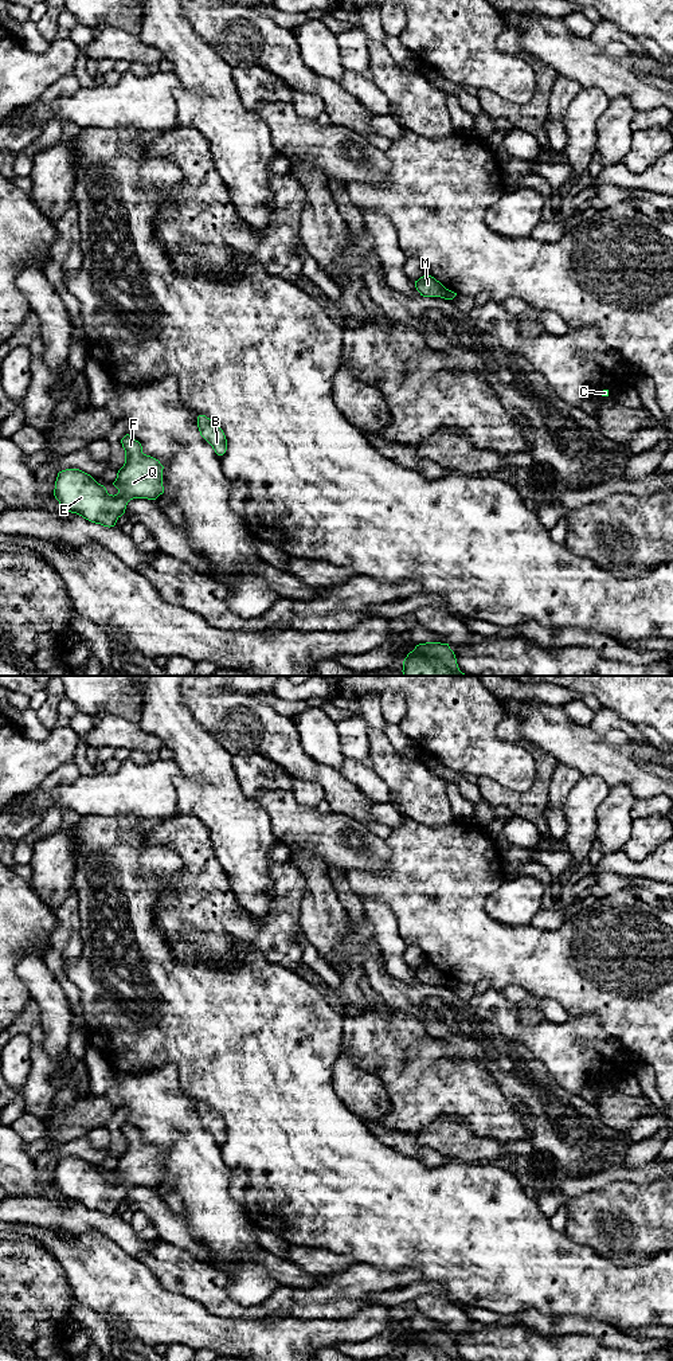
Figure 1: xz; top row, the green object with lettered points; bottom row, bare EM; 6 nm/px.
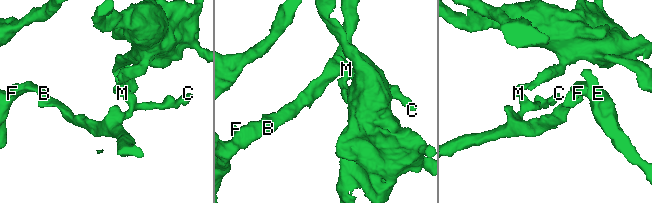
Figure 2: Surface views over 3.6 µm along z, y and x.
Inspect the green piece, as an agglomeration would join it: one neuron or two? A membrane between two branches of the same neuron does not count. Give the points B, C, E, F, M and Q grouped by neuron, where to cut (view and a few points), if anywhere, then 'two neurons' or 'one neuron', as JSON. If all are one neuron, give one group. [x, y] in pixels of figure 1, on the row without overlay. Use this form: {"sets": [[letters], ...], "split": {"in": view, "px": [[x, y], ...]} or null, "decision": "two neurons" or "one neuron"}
{"sets": [["B", "C", "E", "F", "Q"], ["M"]], "split": {"in": "xz", "px": [[445, 976], [439, 984]]}, "decision": "two neurons"}

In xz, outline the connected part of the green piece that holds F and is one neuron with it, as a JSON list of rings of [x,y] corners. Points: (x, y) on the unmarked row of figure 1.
[[[129,1122],[121,1131],[125,1151],[113,1170],[118,1181],[109,1182],[103,1173],[79,1157],[66,1157],[58,1161],[54,1177],[54,1184],[64,1198],[110,1216],[125,1201],[130,1188],[156,1188],[164,1181],[164,1154],[160,1149],[144,1142],[141,1131]]]

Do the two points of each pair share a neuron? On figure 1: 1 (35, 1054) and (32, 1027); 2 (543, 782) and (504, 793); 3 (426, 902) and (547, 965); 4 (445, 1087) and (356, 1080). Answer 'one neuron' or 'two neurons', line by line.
1: one neuron
2: one neuron
3: one neuron
4: two neurons

